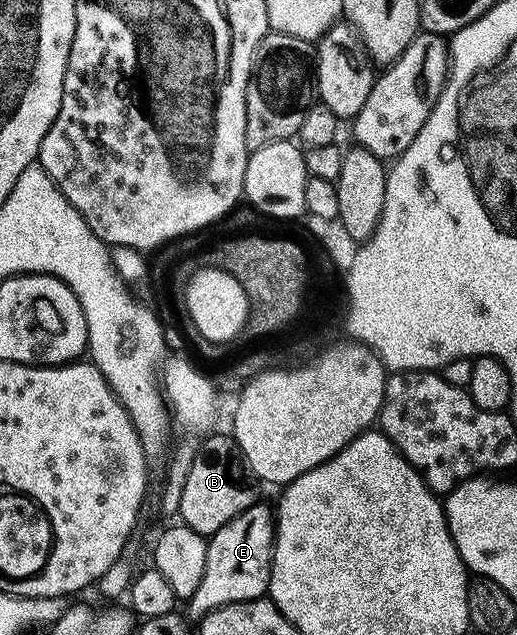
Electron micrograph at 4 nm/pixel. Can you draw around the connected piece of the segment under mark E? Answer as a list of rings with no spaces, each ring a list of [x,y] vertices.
[[[265,503],[253,504],[244,514],[232,518],[216,534],[209,537],[204,562],[204,578],[196,594],[188,602],[189,615],[195,618],[207,616],[214,608],[232,602],[256,600],[267,595],[270,587],[270,563],[274,553],[274,518],[275,513],[264,506]]]

